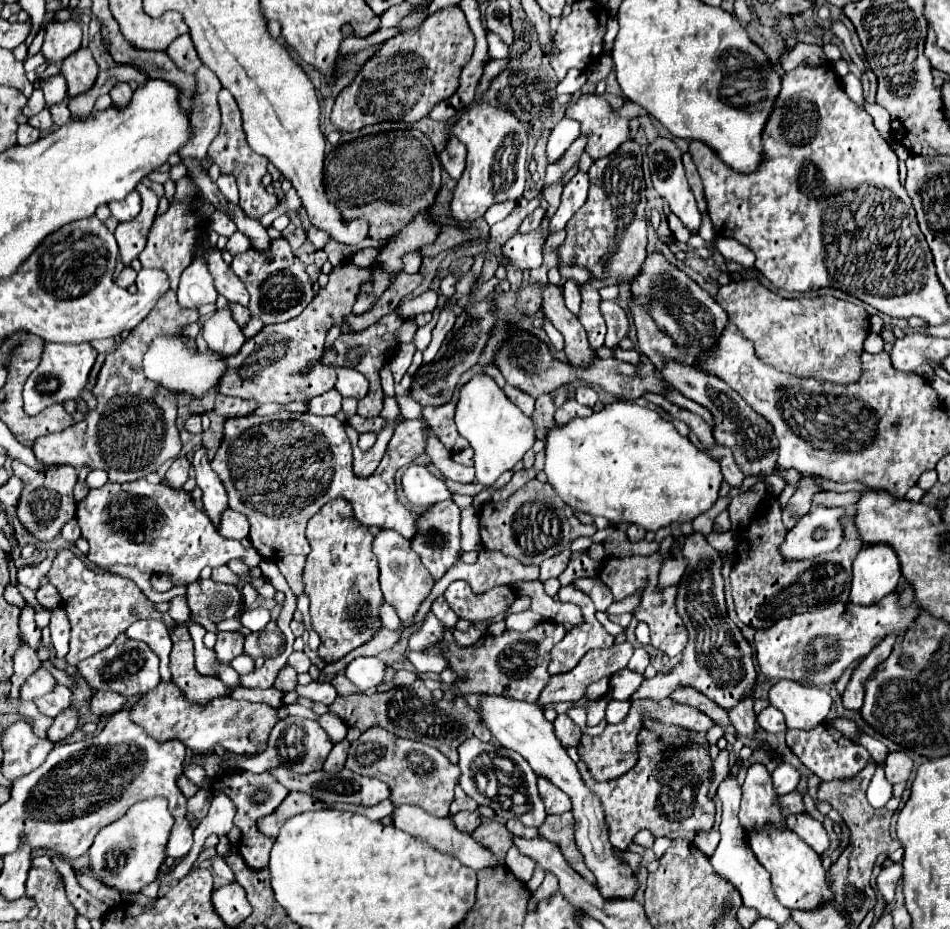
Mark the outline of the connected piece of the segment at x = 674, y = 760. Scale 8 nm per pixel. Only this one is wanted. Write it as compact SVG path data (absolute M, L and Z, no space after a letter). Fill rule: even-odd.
M643 730L639 746L643 748L643 754L639 754L635 770L615 778L615 782L595 782L591 774L587 774L587 766L581 760L577 762L583 784L601 800L609 842L619 850L627 850L635 832L643 828L651 830L655 836L667 836L677 830L709 832L715 816L715 804L707 798L707 788L713 776L709 750L703 746L691 746L683 752L669 752L659 744L651 730Z

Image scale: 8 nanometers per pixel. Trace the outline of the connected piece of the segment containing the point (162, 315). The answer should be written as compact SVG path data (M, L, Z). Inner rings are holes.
M167 290L143 322L139 322L135 330L131 330L129 336L107 354L93 388L97 408L87 410L85 418L67 430L37 438L33 446L37 460L57 466L67 464L75 470L105 470L109 474L109 482L133 482L157 472L165 460L177 458L181 452L181 438L175 424L177 394L153 380L147 380L143 372L143 356L153 338L159 334L175 334L187 348L195 350L197 344L183 336L183 326L197 322L197 318L197 310L181 308L175 292Z

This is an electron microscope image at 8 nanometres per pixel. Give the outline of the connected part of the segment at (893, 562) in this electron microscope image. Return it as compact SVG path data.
M863 546L853 562L852 575L850 602L869 606L897 588L899 560L889 546Z

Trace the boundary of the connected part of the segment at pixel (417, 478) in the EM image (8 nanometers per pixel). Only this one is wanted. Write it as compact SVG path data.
M409 466L401 478L403 494L413 506L431 506L435 502L451 500L451 492L441 478L433 476L425 466Z

